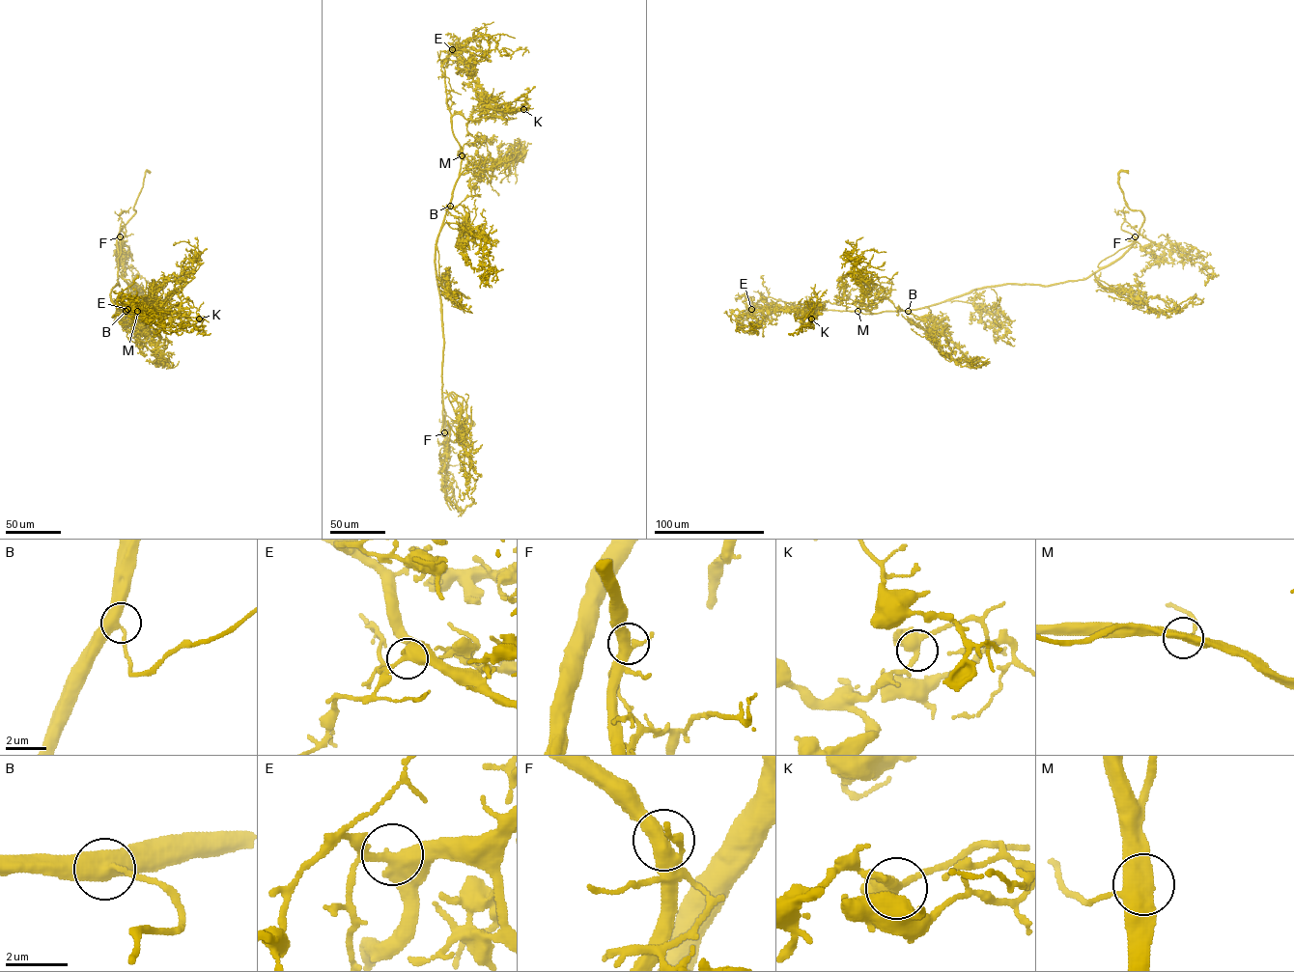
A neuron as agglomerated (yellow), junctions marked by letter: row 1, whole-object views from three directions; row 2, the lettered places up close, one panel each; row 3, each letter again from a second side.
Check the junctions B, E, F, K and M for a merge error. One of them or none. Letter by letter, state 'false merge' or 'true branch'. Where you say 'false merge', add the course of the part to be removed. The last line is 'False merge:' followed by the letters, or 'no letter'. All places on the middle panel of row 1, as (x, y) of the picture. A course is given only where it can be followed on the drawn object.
B: true branch
E: true branch
F: true branch
K: true branch
M: true branch
False merge: no letter

